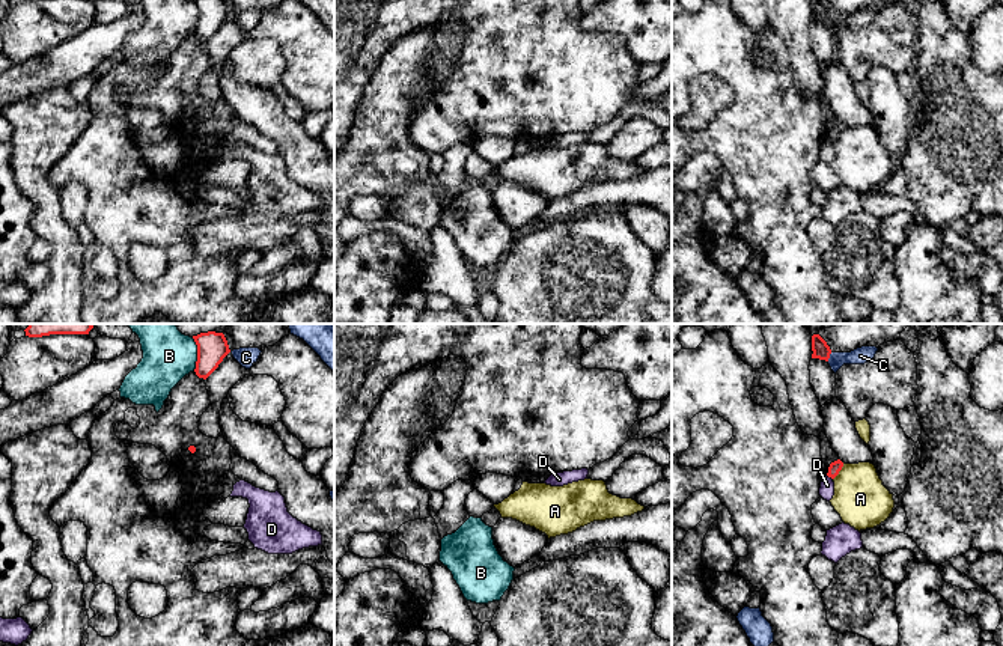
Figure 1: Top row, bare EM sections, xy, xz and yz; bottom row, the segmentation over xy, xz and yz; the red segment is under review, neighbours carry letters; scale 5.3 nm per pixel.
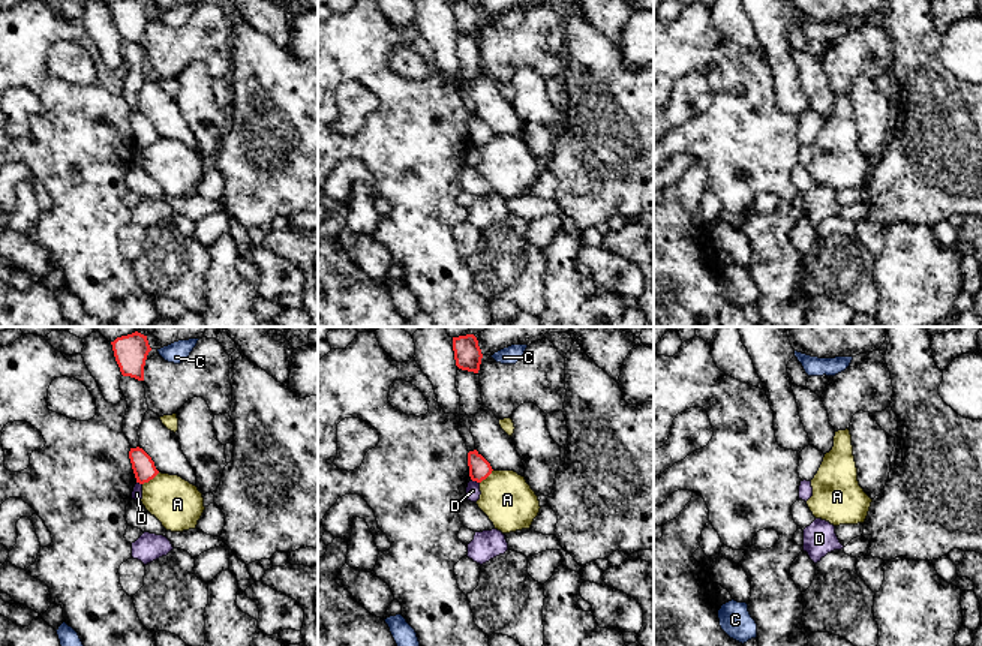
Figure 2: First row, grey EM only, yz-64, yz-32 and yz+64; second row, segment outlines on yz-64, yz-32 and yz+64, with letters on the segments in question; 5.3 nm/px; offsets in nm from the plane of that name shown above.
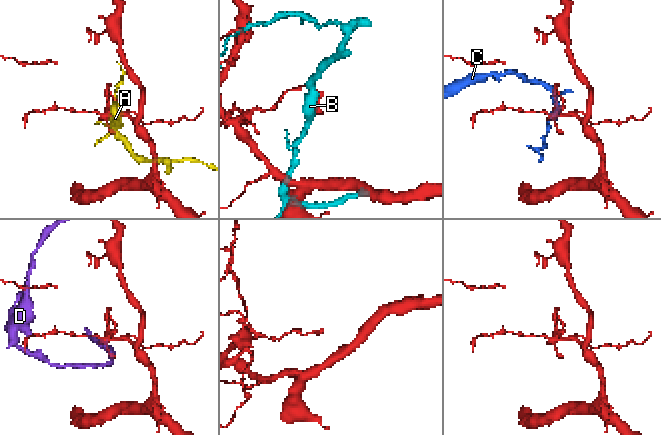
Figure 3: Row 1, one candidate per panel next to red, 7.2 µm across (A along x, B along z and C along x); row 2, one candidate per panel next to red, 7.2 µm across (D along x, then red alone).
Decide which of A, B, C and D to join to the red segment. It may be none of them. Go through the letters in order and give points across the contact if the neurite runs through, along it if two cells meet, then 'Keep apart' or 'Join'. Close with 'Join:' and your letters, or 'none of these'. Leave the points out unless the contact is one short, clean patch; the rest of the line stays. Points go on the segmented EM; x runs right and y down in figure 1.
A: Keep apart
B: Keep apart
C: Boundary: yz (832, 353), (827, 360). Keep apart
D: Boundary: yz (827, 475), (832, 479). Keep apart
Join: none of these

